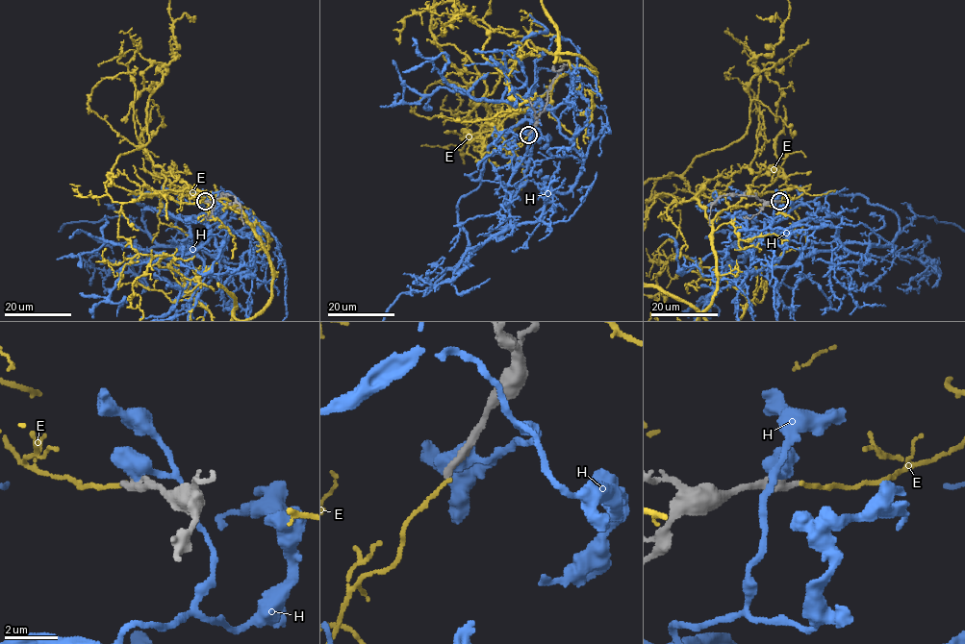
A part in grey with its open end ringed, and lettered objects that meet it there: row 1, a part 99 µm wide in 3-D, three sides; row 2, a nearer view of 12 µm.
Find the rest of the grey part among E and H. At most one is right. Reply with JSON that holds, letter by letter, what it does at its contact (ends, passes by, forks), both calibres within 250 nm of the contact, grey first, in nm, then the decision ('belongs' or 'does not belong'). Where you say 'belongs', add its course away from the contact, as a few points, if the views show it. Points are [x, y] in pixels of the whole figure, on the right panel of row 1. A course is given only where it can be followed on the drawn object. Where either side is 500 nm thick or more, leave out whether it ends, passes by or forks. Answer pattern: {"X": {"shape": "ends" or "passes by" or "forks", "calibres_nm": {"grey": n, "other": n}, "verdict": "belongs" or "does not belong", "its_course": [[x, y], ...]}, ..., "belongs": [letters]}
{"E": {"shape": "ends", "calibres_nm": {"grey": 280, "other": 150}, "verdict": "does not belong"}, "H": {"shape": "passes by", "calibres_nm": {"grey": 400, "other": 480}, "verdict": "does not belong"}, "belongs": []}

